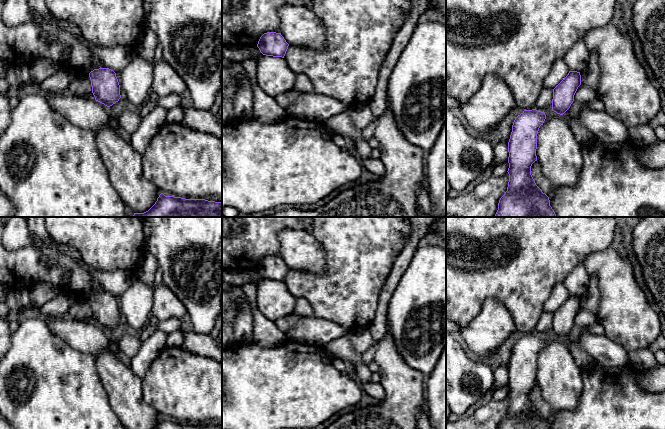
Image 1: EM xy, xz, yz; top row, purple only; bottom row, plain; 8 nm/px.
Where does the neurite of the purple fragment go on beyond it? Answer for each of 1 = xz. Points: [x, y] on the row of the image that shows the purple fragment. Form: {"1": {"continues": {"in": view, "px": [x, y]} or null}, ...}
{"1": {"continues": null}}

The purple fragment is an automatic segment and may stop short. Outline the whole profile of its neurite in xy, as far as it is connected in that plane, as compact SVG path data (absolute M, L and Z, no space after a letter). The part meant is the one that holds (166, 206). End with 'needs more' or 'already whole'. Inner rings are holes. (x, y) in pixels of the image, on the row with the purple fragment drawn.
M161 193L148 211L134 213L132 217L222 217L222 202L185 199Z; already whole

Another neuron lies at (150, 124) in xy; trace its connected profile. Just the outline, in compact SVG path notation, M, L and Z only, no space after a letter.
M157 106L146 116L141 118L141 123L137 130L131 135L130 145L140 154L143 154L150 141L166 123L168 110Z

